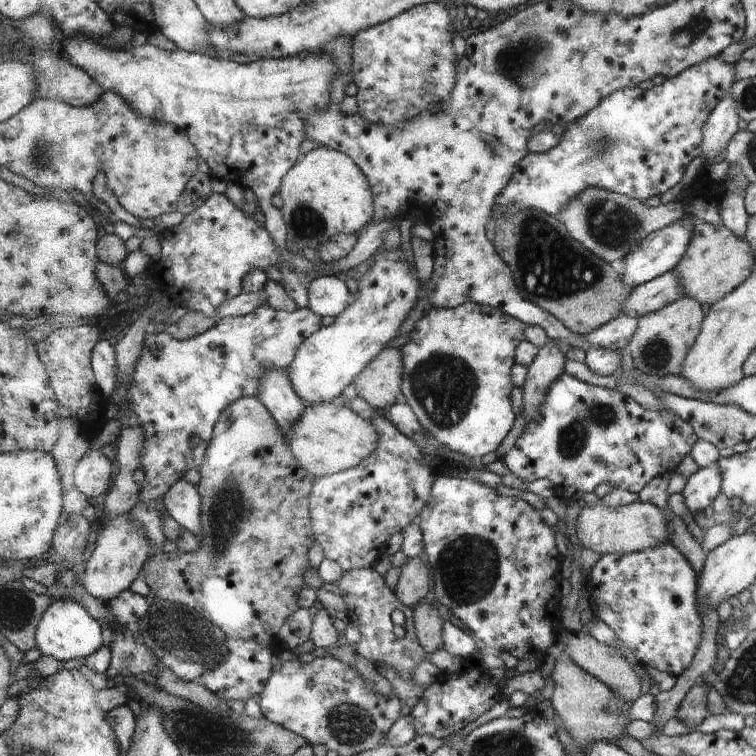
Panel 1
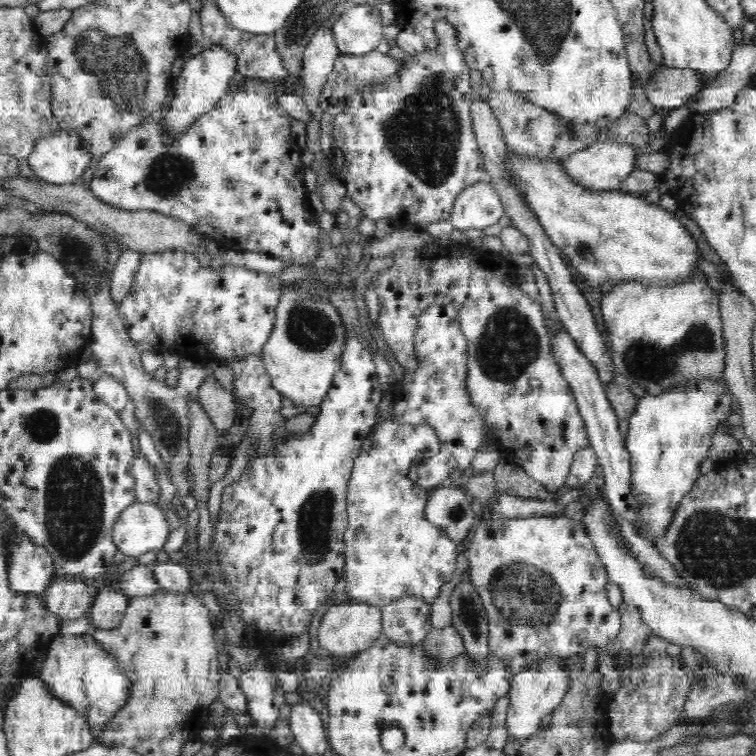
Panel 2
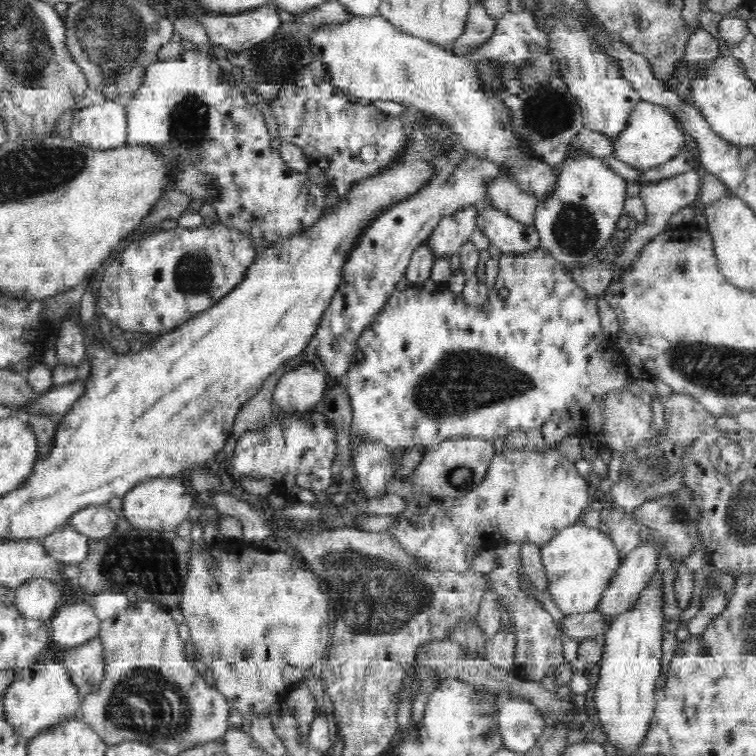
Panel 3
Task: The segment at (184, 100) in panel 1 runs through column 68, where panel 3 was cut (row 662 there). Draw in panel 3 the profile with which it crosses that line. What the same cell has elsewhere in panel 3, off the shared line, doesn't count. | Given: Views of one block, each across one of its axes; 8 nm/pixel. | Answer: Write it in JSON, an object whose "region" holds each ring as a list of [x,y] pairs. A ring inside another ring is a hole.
{"region":[[[45,654],[32,666],[18,672],[15,681],[3,696],[5,720],[12,730],[29,741],[53,726],[68,722],[79,715],[82,698],[66,673],[66,669]]]}

